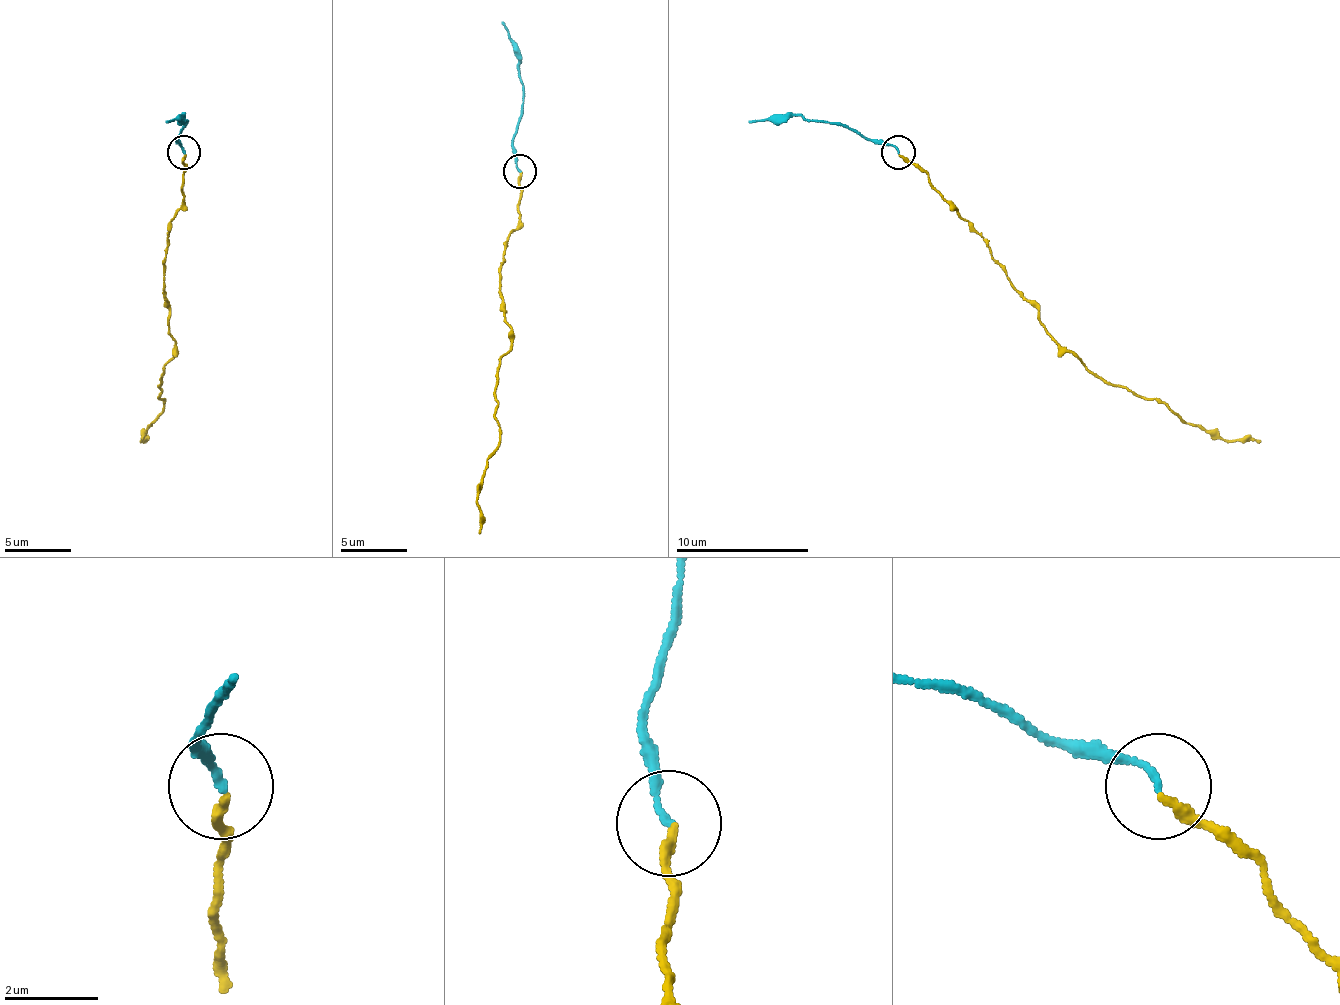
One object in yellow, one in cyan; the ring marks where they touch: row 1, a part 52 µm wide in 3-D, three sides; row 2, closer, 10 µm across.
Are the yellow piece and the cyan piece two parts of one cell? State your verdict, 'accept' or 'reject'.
accept

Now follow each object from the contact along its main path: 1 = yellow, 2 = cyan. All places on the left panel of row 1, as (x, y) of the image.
1: (183, 154), (183, 208), (173, 218), (163, 264), (176, 347), (160, 384), (163, 410), (143, 444)
2: (183, 151), (176, 141), (186, 125), (183, 115), (166, 121)

